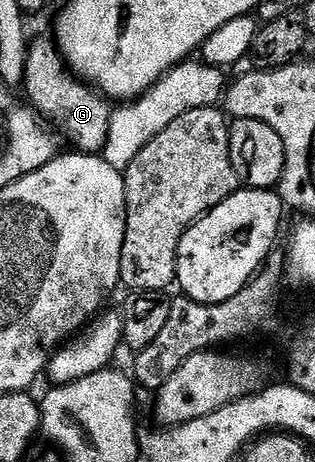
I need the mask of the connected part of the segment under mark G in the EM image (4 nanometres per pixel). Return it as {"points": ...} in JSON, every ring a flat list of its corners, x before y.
{"points":[[51,37,40,38,37,42,35,39,29,45,22,90,23,93,28,93,27,101,32,109,68,137,68,142,72,145,69,147,73,151,99,155,106,148,113,107,99,90,77,78,68,69,68,63,60,55,59,46]]}

